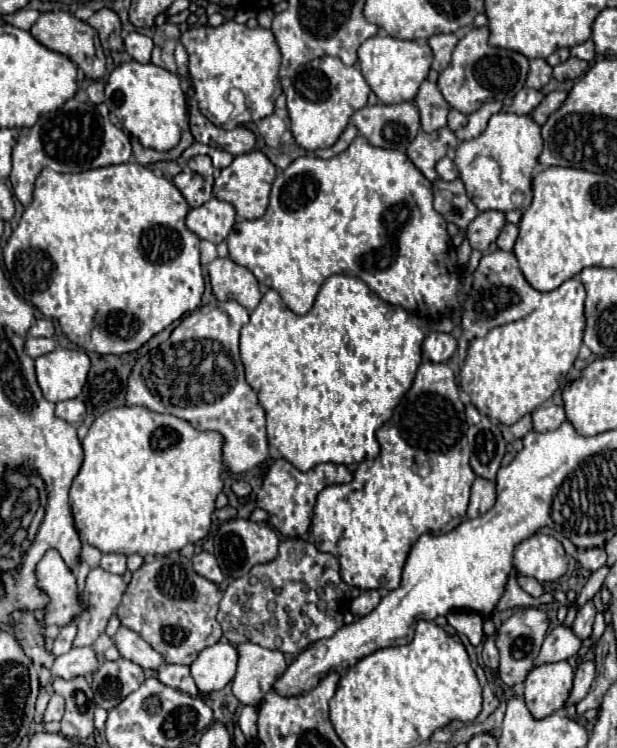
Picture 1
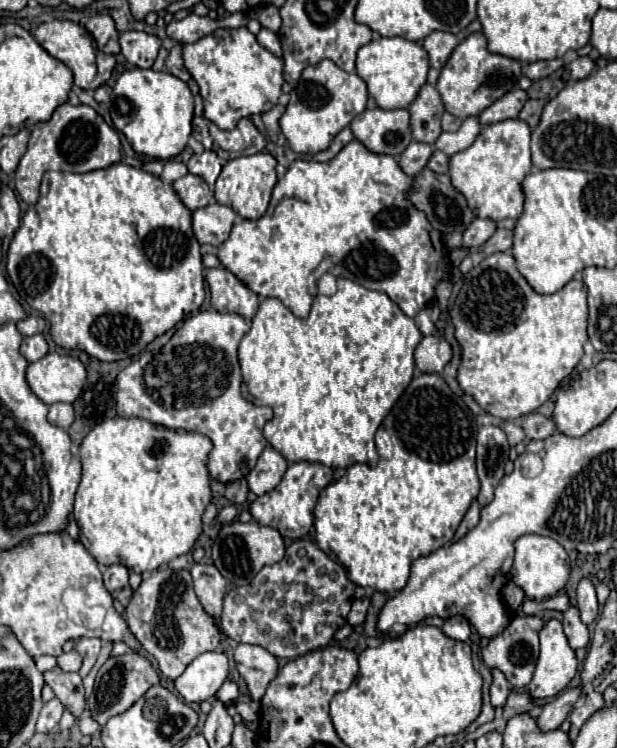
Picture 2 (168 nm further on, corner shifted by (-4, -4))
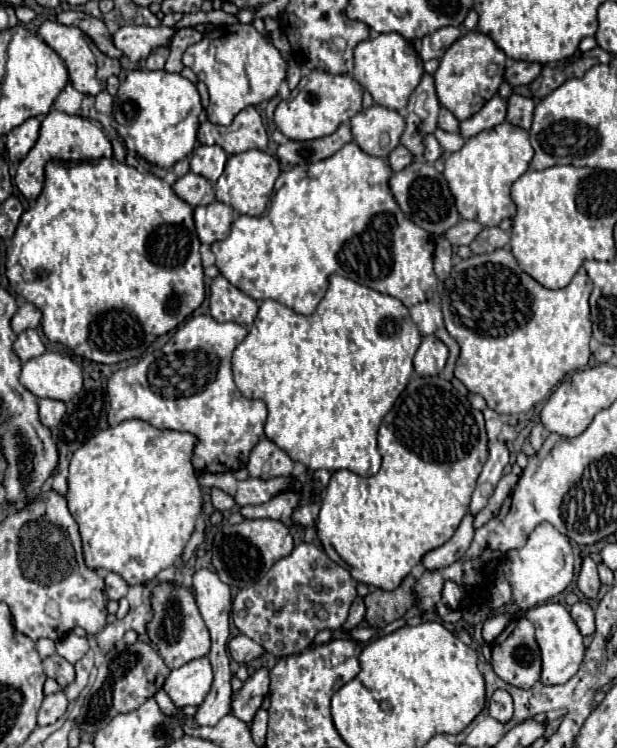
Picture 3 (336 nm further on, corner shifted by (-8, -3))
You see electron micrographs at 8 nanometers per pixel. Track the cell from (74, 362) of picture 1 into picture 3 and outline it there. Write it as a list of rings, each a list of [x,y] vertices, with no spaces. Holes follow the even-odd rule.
[[[47,351],[23,363],[19,381],[39,399],[49,397],[67,403],[83,389],[83,371],[71,357]]]

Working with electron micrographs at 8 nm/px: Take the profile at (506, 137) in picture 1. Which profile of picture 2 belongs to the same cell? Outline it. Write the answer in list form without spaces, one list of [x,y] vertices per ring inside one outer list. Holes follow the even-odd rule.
[[[503,120],[483,126],[467,150],[449,158],[451,184],[467,198],[467,206],[471,206],[477,218],[499,222],[505,218],[519,218],[523,212],[521,182],[531,170],[529,136],[531,130],[523,120]]]

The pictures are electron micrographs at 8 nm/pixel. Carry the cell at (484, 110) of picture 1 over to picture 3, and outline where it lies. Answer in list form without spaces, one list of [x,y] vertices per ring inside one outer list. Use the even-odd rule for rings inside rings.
[[[437,129],[437,131],[435,131],[435,137],[437,137],[439,145],[441,145],[445,151],[449,151],[449,153],[459,151],[459,149],[465,145],[465,137],[463,137],[461,133],[449,133],[449,131]]]

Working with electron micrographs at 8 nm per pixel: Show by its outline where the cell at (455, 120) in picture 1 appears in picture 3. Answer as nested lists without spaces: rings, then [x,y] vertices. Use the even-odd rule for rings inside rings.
[[[441,107],[441,113],[439,113],[439,127],[443,131],[449,131],[449,133],[455,133],[459,131],[459,119],[445,107]]]

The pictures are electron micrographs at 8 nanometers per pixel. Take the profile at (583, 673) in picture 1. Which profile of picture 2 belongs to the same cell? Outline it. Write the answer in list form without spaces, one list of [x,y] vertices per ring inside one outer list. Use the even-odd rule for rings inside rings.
[[[569,688],[561,692],[557,698],[553,698],[549,704],[545,704],[541,708],[541,714],[537,716],[539,730],[557,730],[565,716],[571,712],[573,704],[579,700],[579,696],[581,696],[579,688]]]

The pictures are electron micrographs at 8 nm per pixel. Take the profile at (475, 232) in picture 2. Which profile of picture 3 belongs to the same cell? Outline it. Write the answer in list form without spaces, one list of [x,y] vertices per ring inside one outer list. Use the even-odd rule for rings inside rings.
[[[459,221],[459,225],[455,225],[455,229],[449,229],[445,233],[445,237],[451,241],[451,245],[459,247],[459,245],[469,245],[485,227],[477,221]]]

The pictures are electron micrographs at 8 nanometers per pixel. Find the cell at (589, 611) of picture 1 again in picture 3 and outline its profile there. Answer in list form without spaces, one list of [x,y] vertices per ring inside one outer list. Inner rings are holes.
[[[591,557],[583,559],[583,567],[581,567],[581,573],[577,577],[577,587],[587,599],[595,599],[597,593],[599,593],[601,583],[599,583],[599,577],[597,577],[597,565],[593,563]]]

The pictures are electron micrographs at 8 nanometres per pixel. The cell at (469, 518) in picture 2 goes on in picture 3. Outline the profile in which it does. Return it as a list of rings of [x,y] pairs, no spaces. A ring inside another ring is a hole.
[[[467,513],[463,517],[461,525],[457,527],[455,535],[445,545],[433,549],[431,553],[427,553],[423,557],[423,565],[433,571],[433,569],[441,569],[441,567],[455,563],[469,549],[469,545],[473,541],[473,519],[475,517],[471,513]]]

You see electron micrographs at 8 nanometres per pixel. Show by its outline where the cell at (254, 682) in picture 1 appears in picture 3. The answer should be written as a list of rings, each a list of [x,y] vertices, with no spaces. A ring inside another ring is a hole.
[[[237,635],[233,639],[229,639],[229,653],[231,653],[231,659],[235,659],[237,663],[249,663],[253,659],[259,659],[265,655],[265,649],[251,641],[249,637],[243,637],[243,635]]]

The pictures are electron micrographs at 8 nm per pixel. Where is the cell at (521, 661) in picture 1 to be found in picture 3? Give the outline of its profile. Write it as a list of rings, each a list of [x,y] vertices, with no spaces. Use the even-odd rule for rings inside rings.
[[[523,617],[513,619],[503,629],[503,633],[491,643],[491,649],[493,649],[491,667],[503,681],[507,681],[507,683],[511,683],[515,687],[521,687],[521,689],[529,689],[539,681],[539,675],[541,675],[541,651],[539,651],[539,645],[535,641],[535,627],[527,619],[523,619]]]

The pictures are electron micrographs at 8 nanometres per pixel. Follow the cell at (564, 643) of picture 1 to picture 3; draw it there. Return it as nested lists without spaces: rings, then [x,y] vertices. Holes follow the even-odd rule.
[[[577,601],[571,607],[571,617],[573,617],[573,621],[579,627],[579,633],[583,637],[595,633],[595,617],[593,617],[593,609],[587,601]]]

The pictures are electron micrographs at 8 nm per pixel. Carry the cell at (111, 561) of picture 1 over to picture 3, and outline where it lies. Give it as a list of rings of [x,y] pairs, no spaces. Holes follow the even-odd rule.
[[[109,571],[105,575],[105,593],[107,593],[109,599],[117,599],[119,601],[121,597],[127,595],[127,591],[129,591],[129,585],[121,575],[117,575],[113,571]]]

